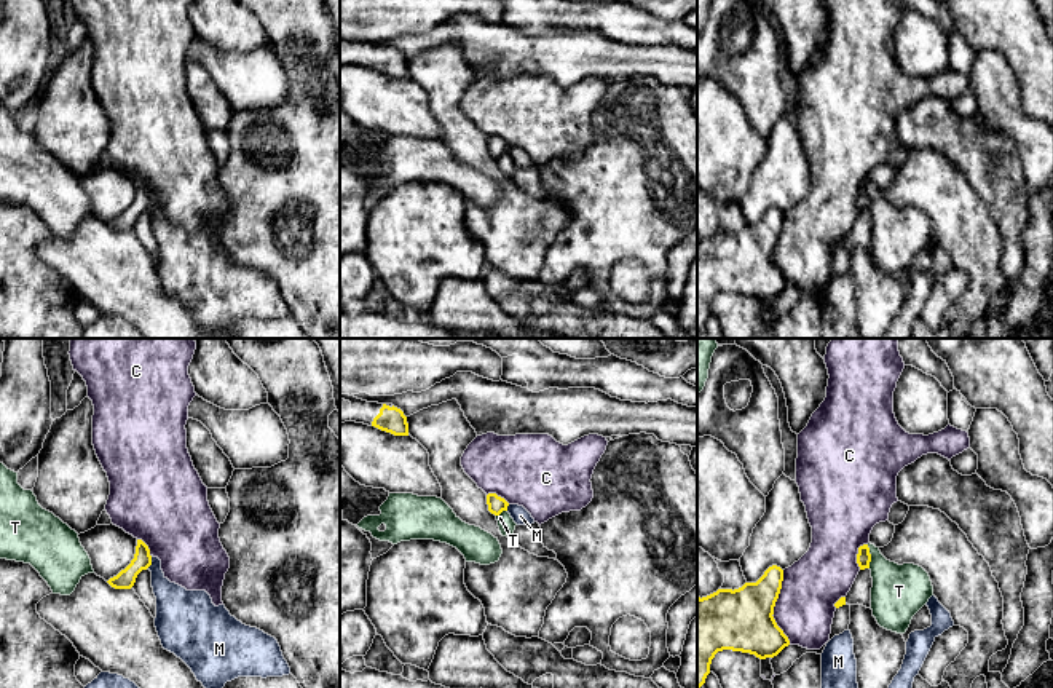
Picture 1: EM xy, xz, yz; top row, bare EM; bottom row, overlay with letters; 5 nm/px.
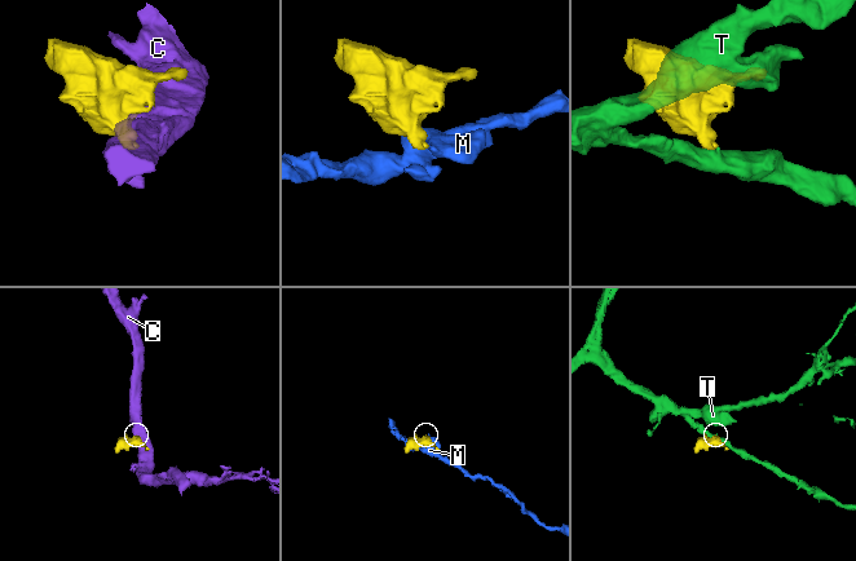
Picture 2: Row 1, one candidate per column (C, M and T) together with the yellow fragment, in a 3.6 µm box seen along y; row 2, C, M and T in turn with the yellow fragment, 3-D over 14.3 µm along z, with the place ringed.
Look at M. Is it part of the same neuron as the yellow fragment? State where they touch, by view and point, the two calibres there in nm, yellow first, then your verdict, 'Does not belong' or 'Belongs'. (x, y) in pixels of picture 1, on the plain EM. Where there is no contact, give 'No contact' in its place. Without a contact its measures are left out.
Touches yellow at xy (150, 205). Thickness 100 nm (yellow) against 190 nm. Does not belong

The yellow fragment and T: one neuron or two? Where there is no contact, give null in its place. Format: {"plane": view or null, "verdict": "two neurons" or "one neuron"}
{"plane": "yz", "verdict": "two neurons"}

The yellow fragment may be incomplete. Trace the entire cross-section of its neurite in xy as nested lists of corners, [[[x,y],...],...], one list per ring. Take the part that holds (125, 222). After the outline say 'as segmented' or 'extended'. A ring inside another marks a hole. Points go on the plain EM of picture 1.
[[[137,182],[136,196],[131,206],[107,225],[115,231],[131,231],[136,225],[137,217],[142,212],[147,212],[150,208],[150,192],[142,182]]] | as segmented

